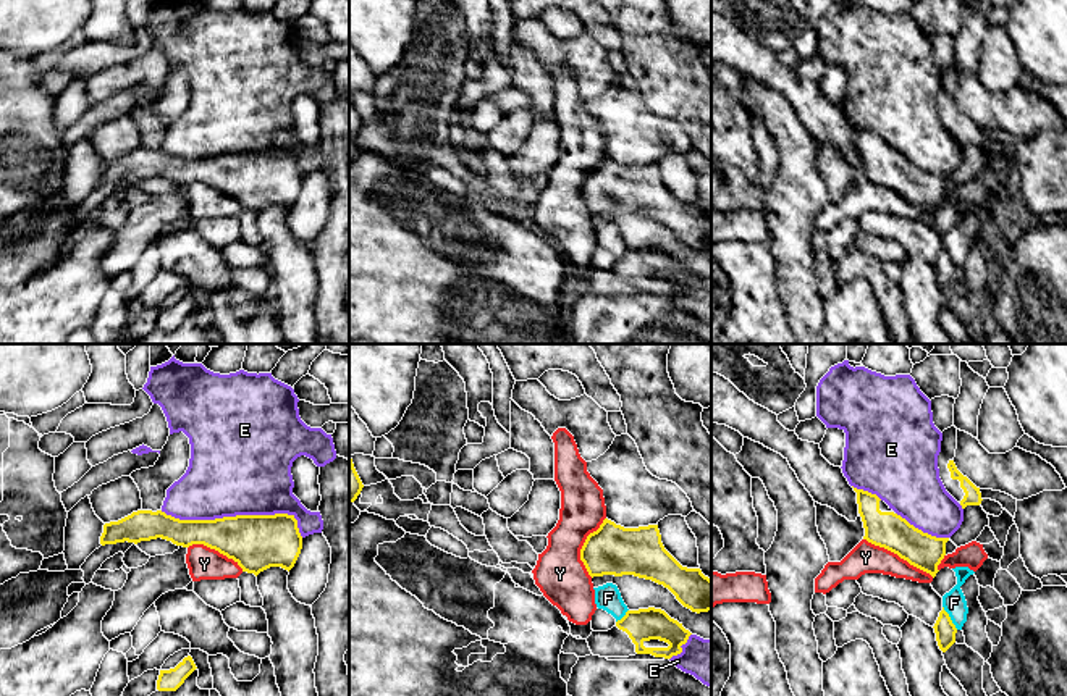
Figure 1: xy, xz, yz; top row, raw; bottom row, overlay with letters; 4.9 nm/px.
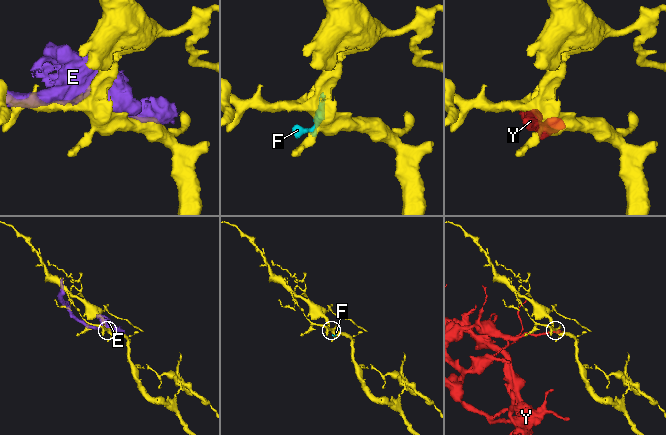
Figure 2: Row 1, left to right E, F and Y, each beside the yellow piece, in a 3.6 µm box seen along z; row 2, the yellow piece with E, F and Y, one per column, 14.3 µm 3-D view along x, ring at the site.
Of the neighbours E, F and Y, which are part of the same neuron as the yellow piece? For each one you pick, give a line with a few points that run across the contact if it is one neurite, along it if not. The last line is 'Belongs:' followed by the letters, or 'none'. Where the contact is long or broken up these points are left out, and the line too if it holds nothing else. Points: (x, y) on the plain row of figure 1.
Belongs: none

